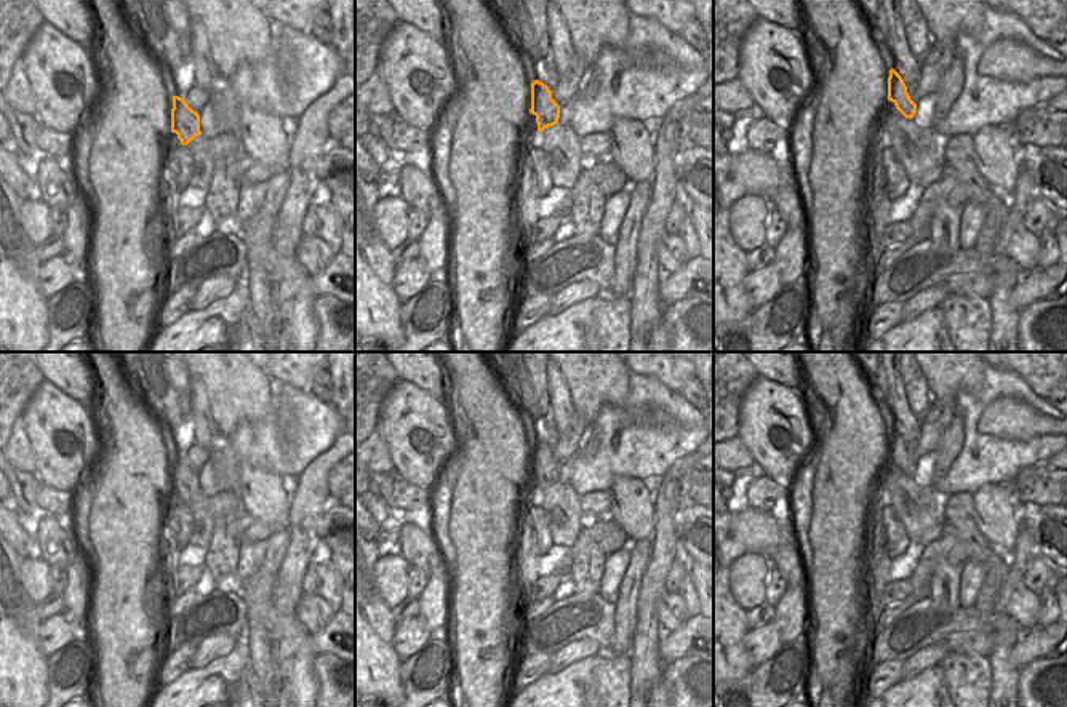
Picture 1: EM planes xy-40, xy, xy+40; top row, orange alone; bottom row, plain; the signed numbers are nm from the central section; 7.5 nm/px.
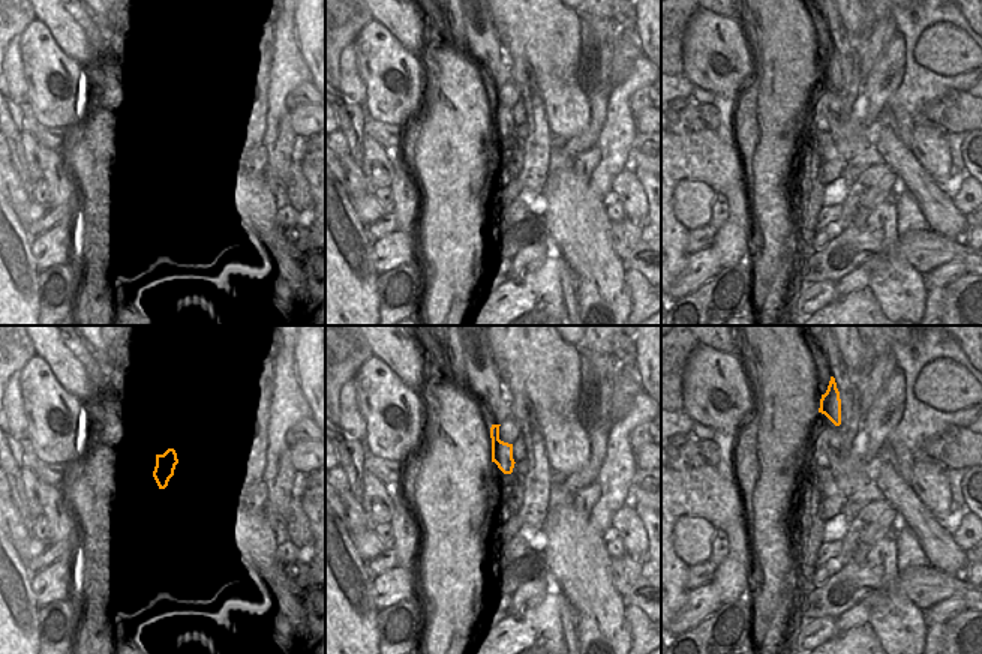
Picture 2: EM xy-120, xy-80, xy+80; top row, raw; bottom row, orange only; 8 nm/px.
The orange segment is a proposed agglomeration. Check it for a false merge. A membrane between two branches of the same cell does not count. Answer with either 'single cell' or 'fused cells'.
fused cells

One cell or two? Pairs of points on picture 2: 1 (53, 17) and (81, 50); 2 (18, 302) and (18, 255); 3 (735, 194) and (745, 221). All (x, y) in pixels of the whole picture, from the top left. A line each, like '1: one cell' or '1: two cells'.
1: one cell
2: one cell
3: one cell

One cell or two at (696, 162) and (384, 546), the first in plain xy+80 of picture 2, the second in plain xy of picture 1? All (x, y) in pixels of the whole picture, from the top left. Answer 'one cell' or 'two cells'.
one cell

